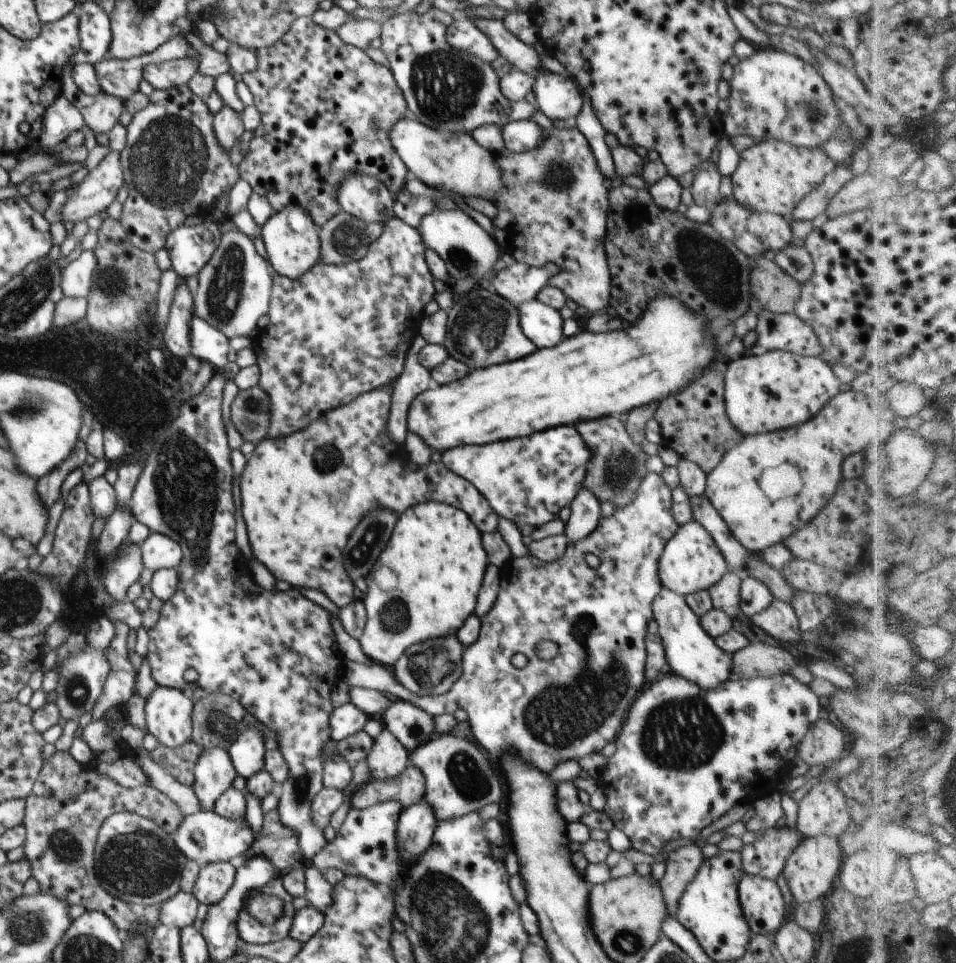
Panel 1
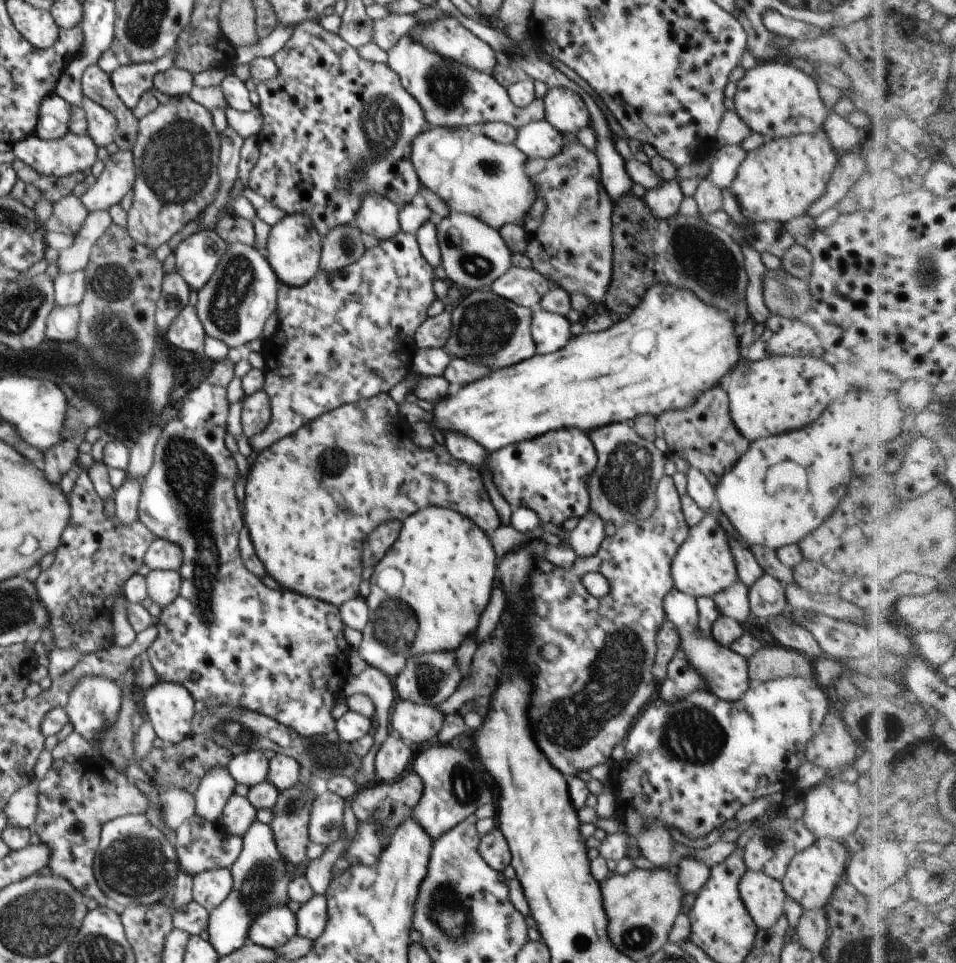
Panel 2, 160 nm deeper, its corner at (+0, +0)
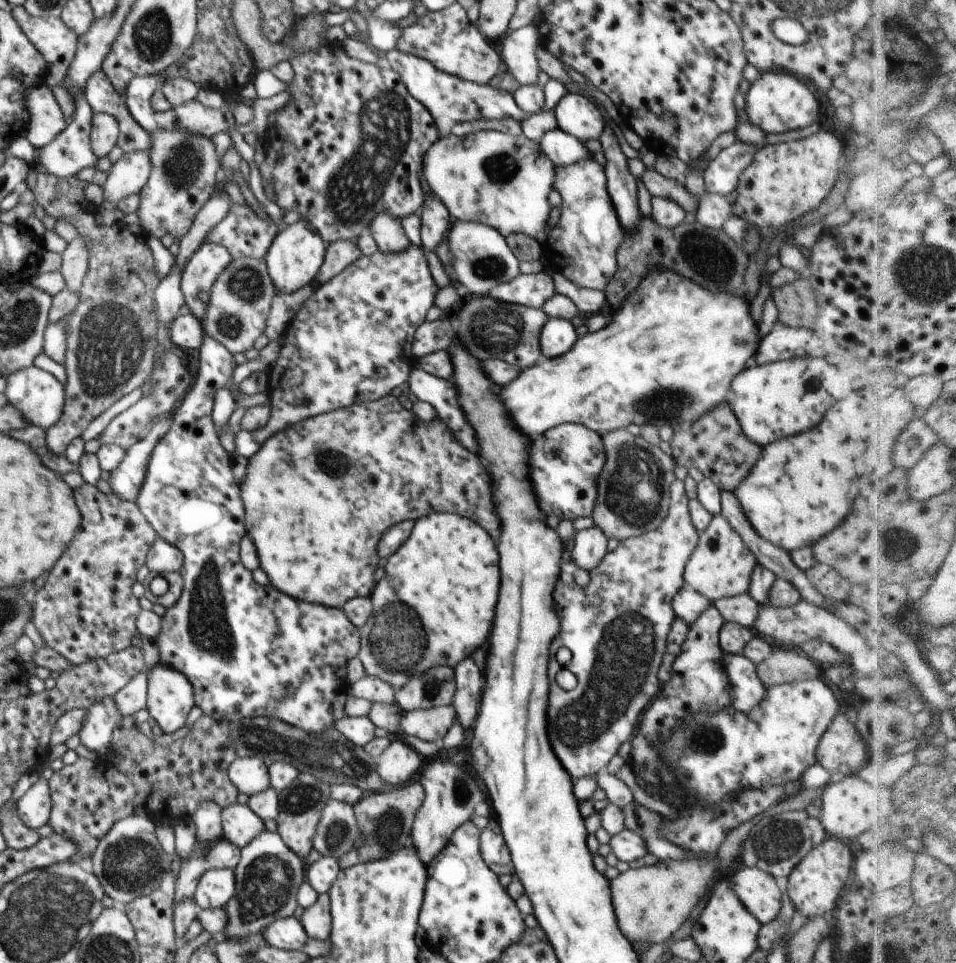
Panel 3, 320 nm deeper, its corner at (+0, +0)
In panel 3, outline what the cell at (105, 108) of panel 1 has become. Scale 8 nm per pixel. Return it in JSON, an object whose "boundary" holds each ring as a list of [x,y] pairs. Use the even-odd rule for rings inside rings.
{"boundary":[[[93,113],[91,122],[91,149],[96,158],[104,158],[114,146],[119,137],[119,122],[112,115]]]}

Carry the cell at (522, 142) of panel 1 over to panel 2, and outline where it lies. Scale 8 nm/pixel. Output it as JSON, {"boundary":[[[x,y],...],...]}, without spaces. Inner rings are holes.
{"boundary":[[[545,118],[517,129],[515,145],[529,159],[551,159],[564,146],[563,134]]]}

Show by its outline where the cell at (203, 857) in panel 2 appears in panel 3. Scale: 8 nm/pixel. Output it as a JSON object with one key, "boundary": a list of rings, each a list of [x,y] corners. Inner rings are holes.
{"boundary":[[[220,838],[208,845],[195,843],[191,856],[181,865],[175,882],[175,904],[192,898],[200,877],[210,869],[232,869],[241,859],[241,848]]]}

